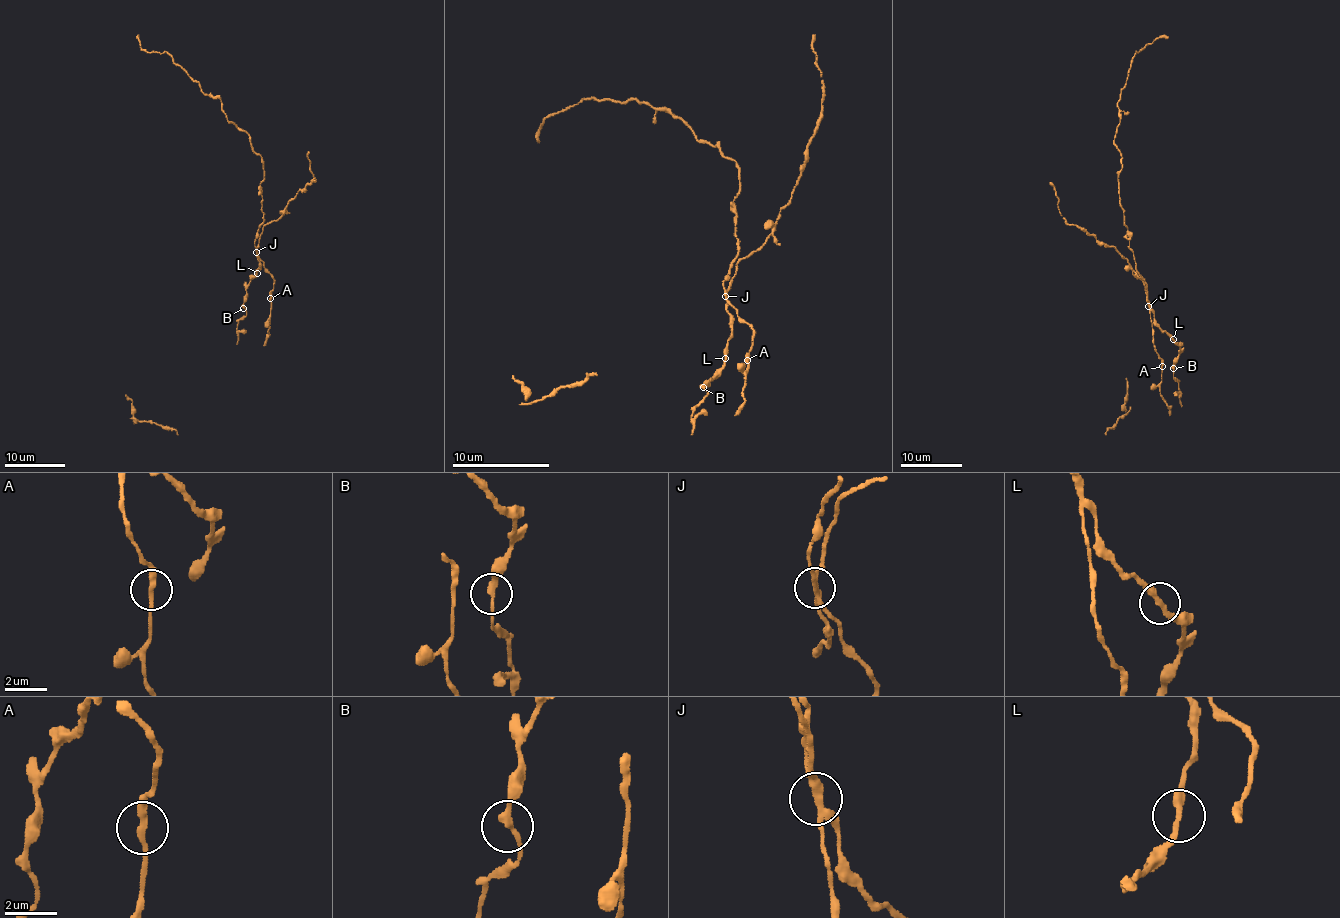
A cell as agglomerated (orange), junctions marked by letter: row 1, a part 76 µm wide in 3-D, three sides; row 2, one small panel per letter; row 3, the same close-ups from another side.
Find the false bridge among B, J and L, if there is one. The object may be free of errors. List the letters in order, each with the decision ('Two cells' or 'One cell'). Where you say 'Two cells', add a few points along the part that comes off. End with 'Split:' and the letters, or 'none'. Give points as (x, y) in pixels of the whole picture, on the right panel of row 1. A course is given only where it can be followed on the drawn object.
B: One cell
J: Two cells. Course of the part to remove: (1148, 306), (1123, 224), (1122, 154), (1114, 141), (1130, 60), (1160, 36), (1168, 38)
L: One cell
Split: J

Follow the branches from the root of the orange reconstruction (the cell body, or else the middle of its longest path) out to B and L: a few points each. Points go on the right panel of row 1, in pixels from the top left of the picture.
B: (1148, 296), (1156, 324), (1179, 347), (1179, 357), (1173, 368)
L: (1148, 296), (1156, 324), (1173, 339)

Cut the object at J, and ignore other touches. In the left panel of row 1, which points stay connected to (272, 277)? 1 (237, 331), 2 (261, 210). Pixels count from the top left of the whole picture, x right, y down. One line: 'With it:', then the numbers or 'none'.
With it: 2

